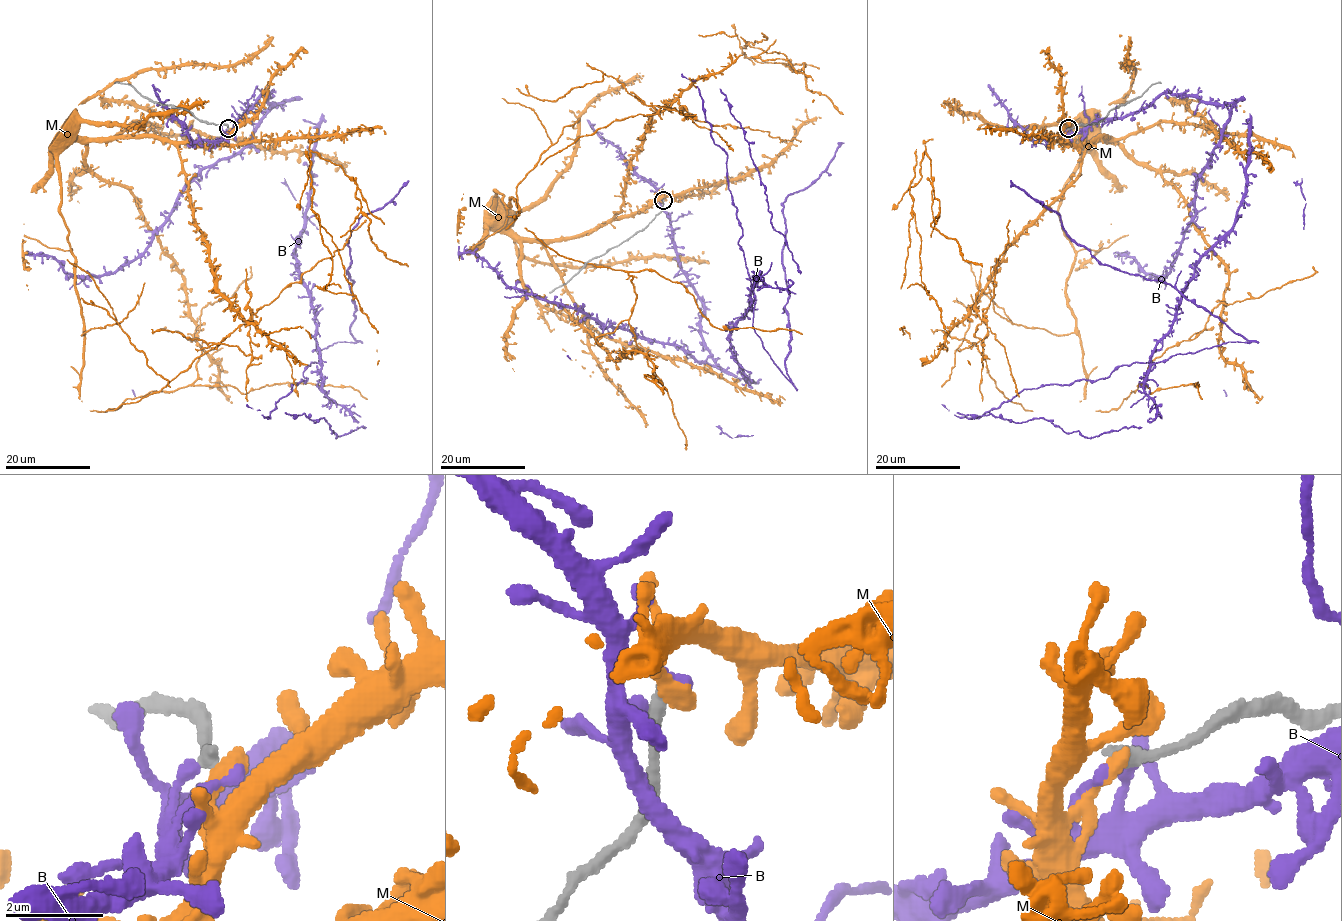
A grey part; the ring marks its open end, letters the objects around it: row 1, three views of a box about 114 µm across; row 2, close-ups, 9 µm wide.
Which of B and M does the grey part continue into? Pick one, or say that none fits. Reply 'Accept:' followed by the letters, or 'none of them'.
Accept: none of them

